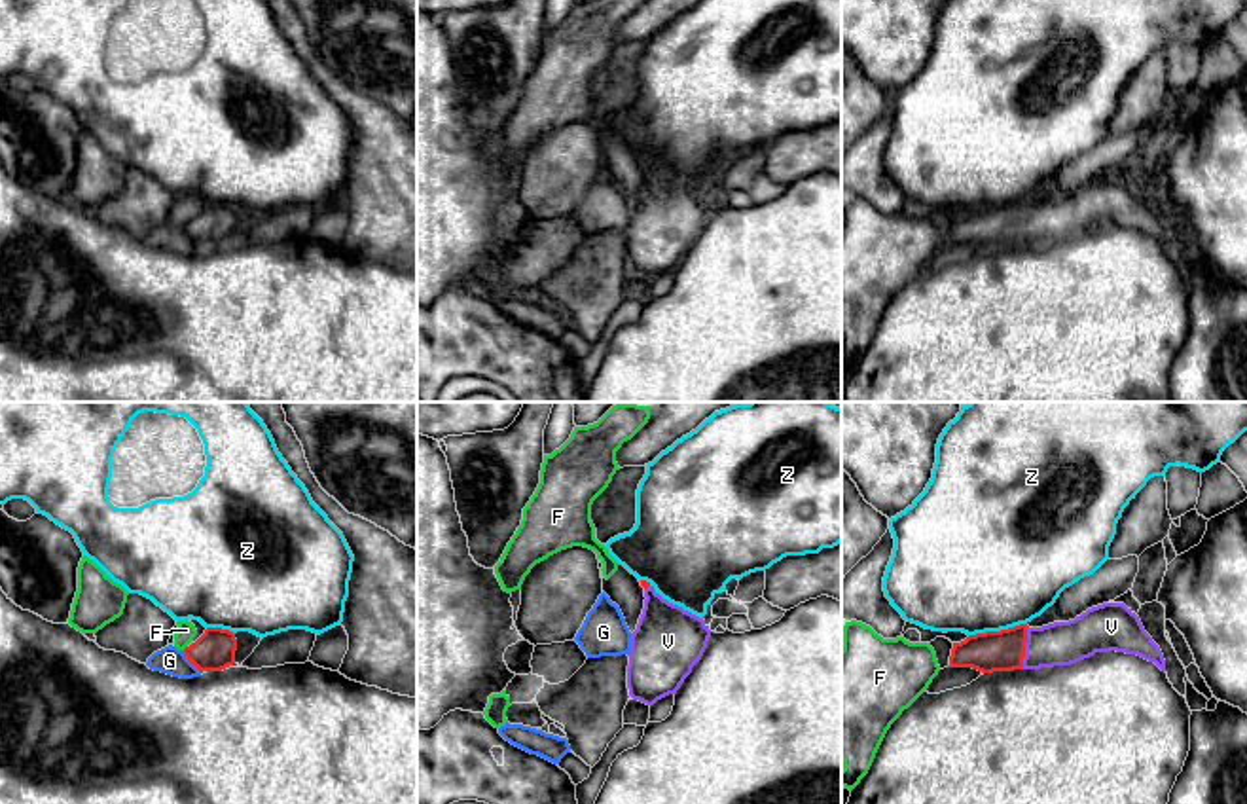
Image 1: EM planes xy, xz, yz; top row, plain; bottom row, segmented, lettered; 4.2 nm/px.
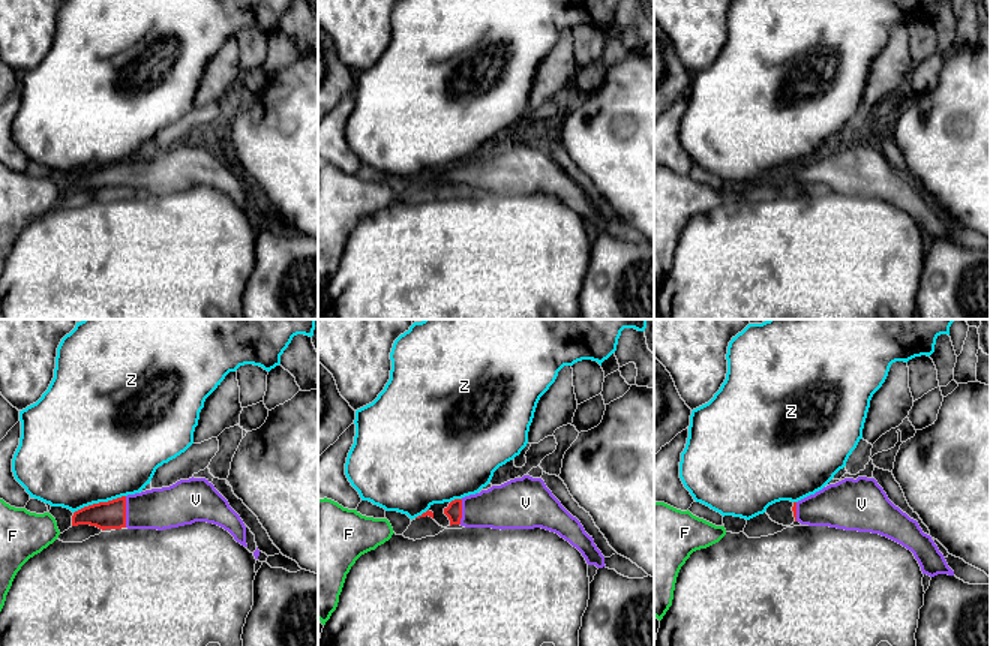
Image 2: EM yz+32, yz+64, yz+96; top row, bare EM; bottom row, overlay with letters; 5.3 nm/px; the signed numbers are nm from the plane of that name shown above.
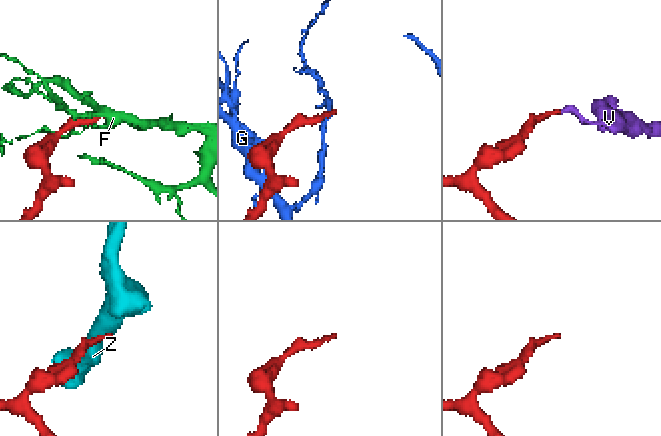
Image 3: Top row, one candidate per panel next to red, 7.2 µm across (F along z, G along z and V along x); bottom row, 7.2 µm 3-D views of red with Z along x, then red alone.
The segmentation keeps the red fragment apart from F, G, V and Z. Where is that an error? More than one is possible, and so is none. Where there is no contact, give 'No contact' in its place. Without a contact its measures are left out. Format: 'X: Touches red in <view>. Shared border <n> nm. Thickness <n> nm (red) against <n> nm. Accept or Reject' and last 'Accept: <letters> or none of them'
F: No contact. Reject
G: Touches red in xy. Shared border 120 nm. Thickness 170 nm (red) against 120 nm. Reject
V: Touches red in yz. Shared border 190 nm. Thickness 180 nm (red) against 190 nm. Accept
Z: Touches red in yz. Shared border 260 nm. Thickness 180 nm (red) against 480 nm. Reject
Accept: V

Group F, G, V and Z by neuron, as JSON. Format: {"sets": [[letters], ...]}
{"sets": [["F"], ["G"], ["V"], ["Z"]]}

